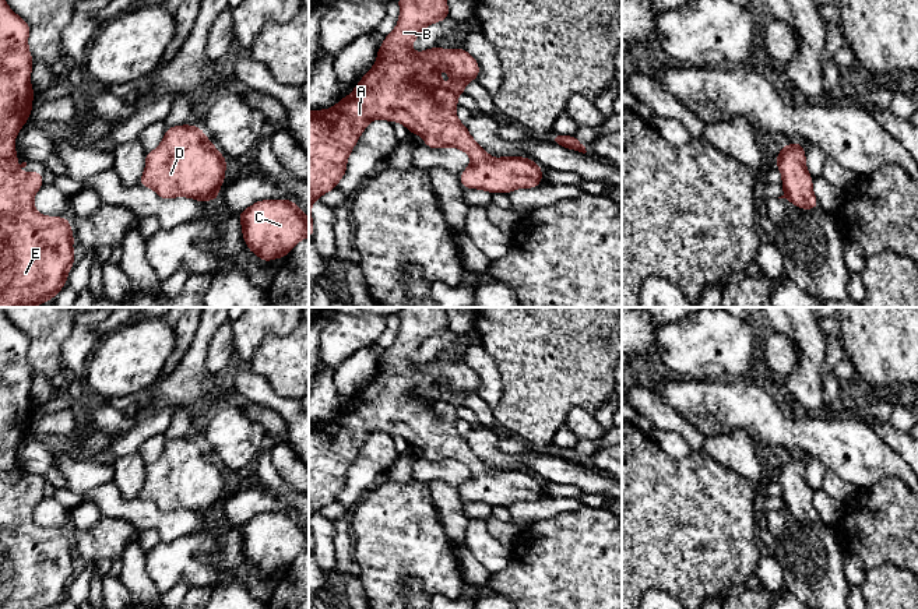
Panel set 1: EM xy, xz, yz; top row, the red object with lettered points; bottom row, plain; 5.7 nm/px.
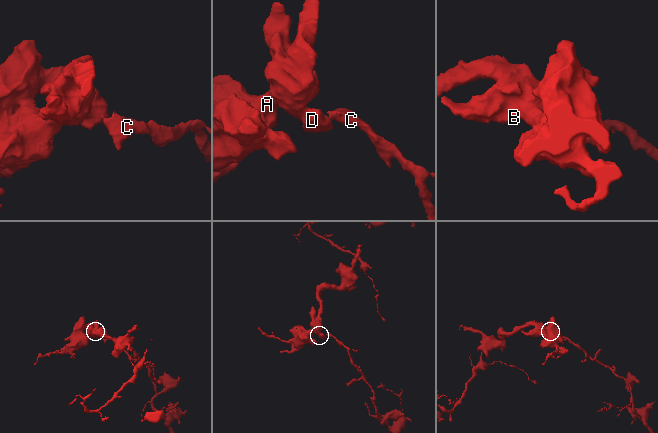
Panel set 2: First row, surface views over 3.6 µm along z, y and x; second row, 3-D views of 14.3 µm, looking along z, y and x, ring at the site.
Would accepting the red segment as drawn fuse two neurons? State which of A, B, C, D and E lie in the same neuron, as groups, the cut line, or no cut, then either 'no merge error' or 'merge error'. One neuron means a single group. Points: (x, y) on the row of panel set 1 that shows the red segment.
A B D E / C; cut in xy along (217, 196), (211, 199); merge error

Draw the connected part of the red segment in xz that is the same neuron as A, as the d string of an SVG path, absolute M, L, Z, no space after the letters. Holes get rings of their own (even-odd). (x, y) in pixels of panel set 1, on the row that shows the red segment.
M397 0L397 3L400 6L398 22L394 31L386 35L377 49L376 63L360 78L356 88L331 109L309 110L309 239L314 233L312 204L323 194L337 189L338 182L347 173L349 154L373 119L402 123L411 134L421 135L425 140L423 144L432 149L453 147L465 151L471 156L471 163L458 175L464 189L510 194L516 189L541 186L542 166L517 155L492 158L472 138L467 126L457 119L457 95L467 92L468 81L478 81L478 60L464 47L433 46L419 53L412 52L411 43L428 25L450 18L447 0ZM437 67L447 70L451 78L450 87L442 84Z

